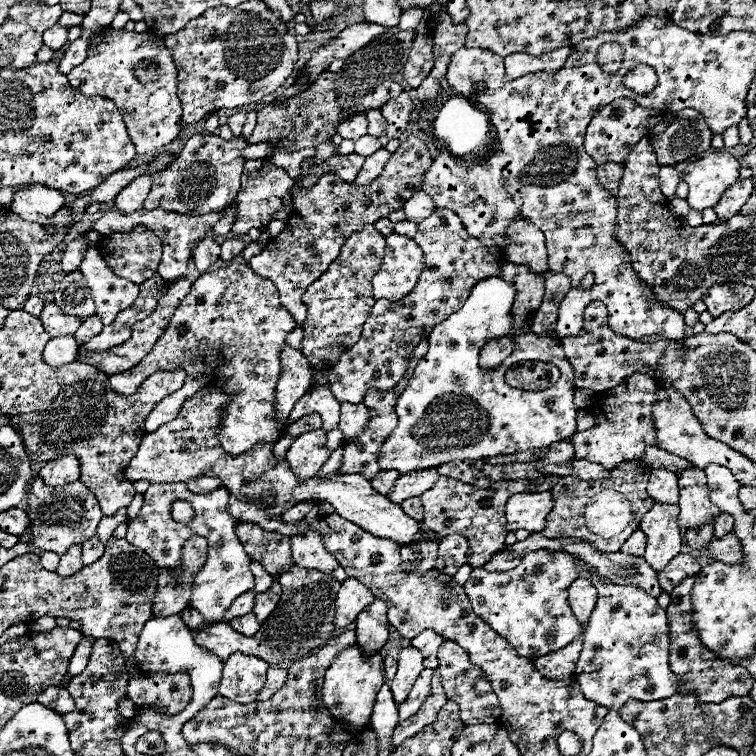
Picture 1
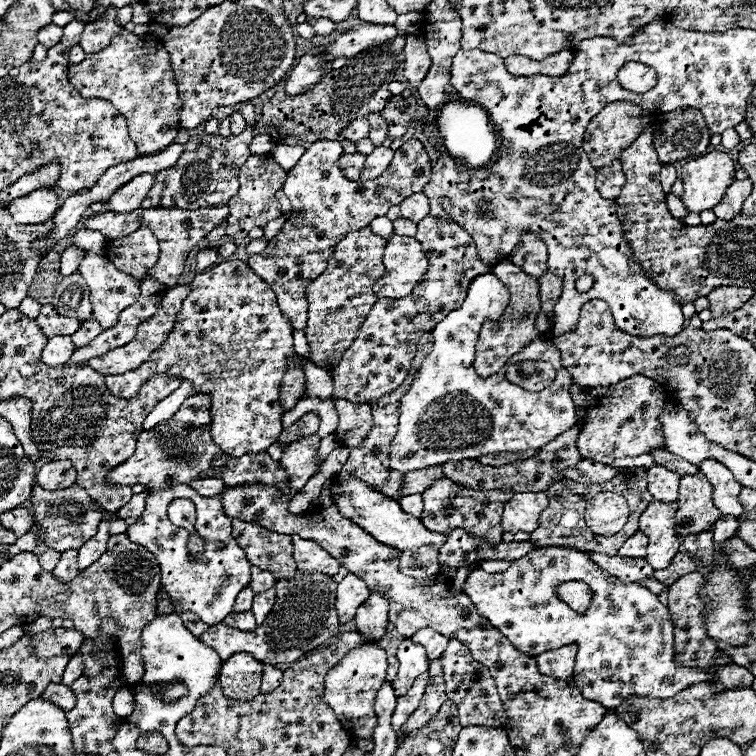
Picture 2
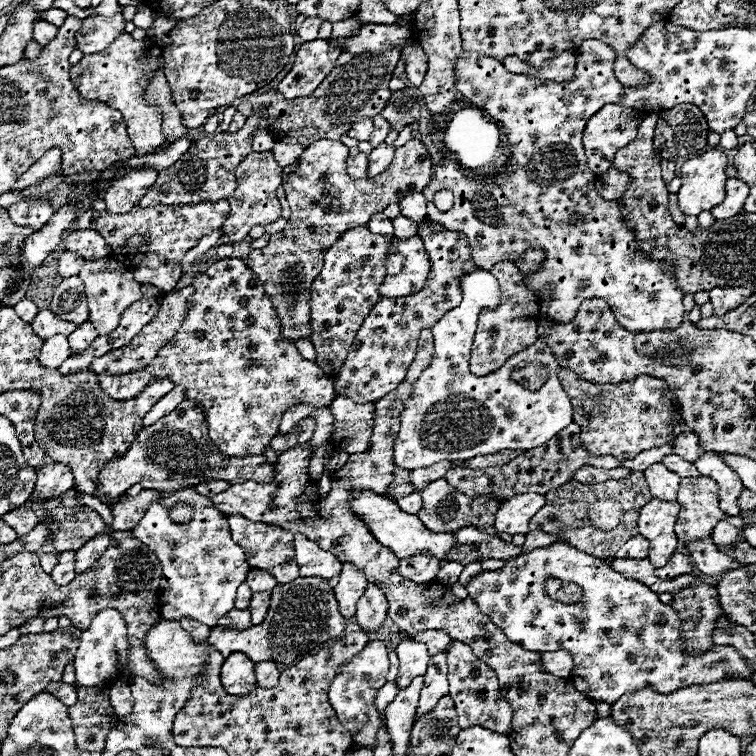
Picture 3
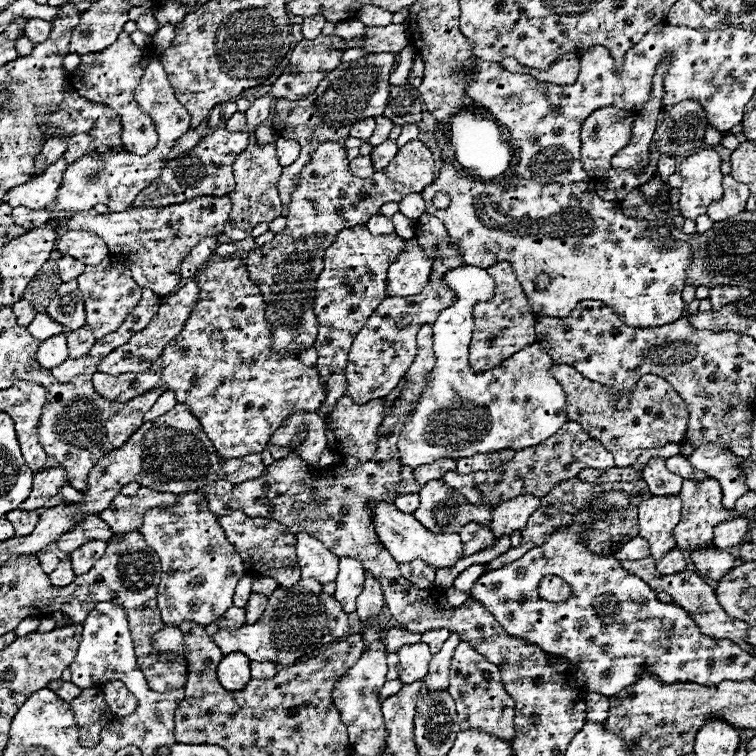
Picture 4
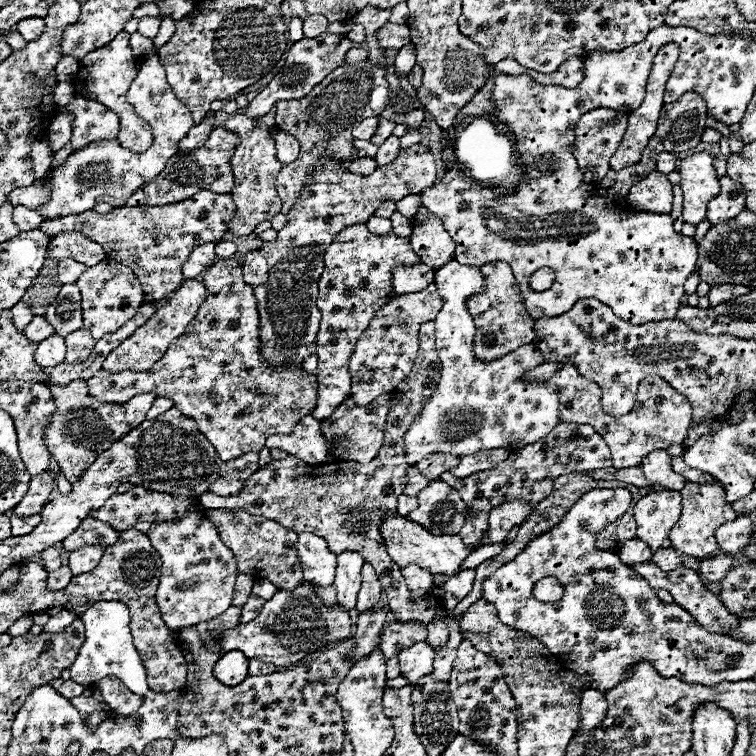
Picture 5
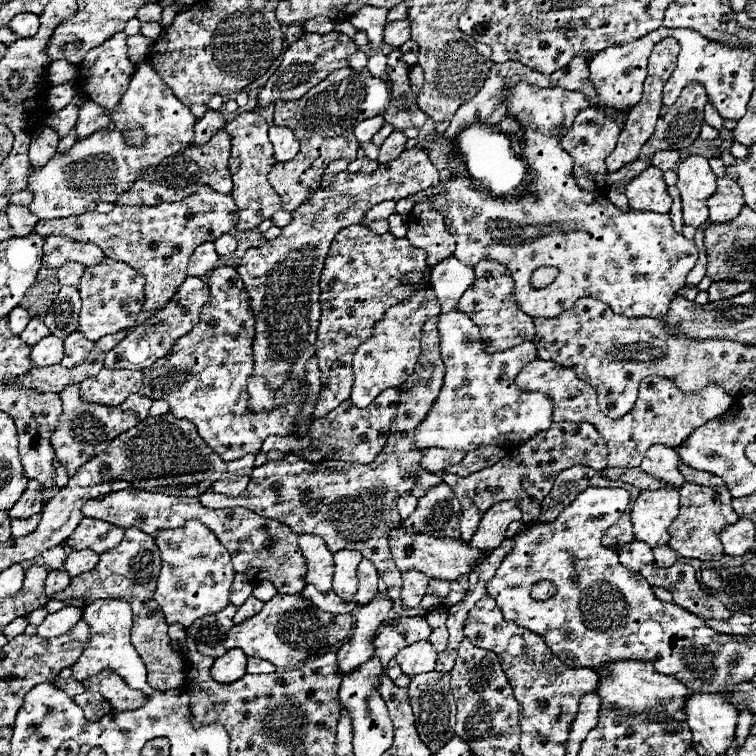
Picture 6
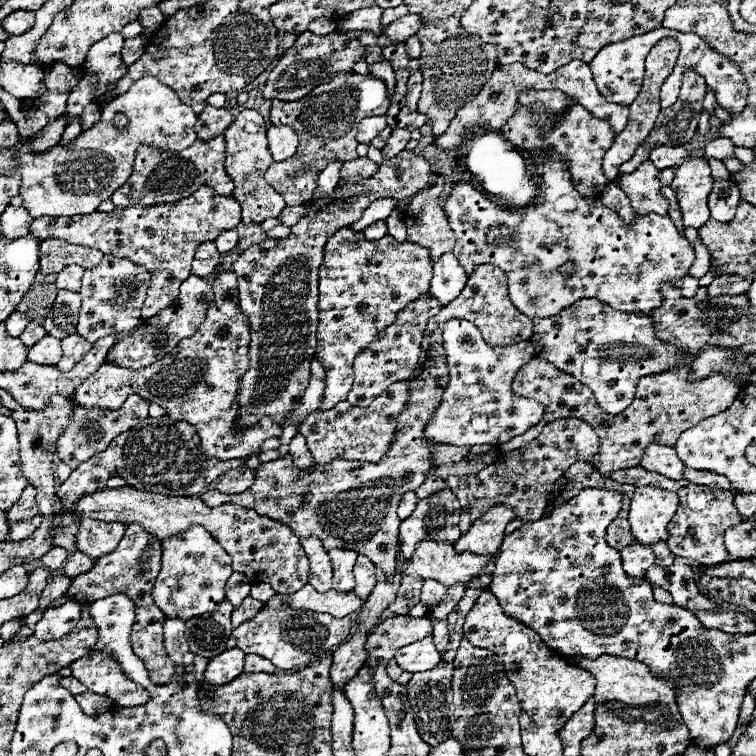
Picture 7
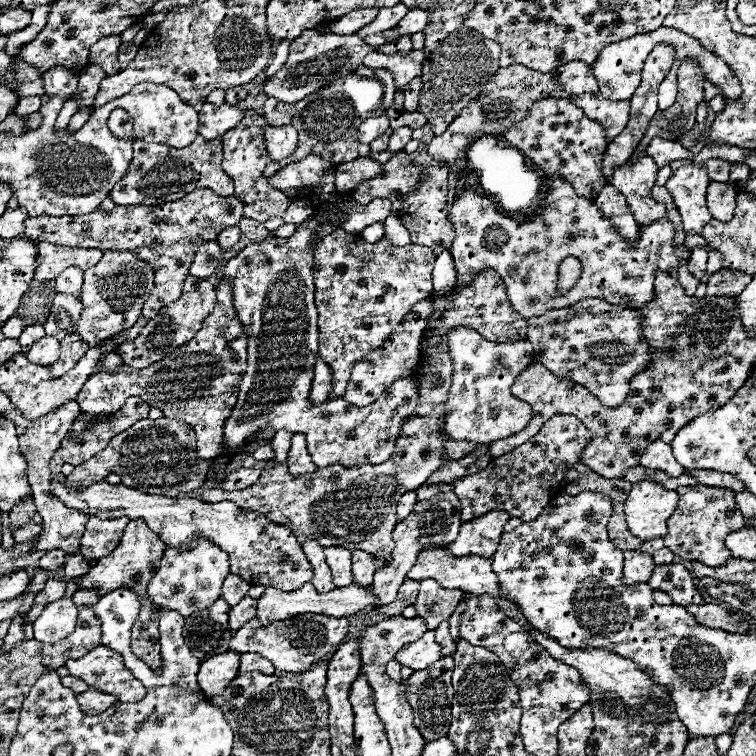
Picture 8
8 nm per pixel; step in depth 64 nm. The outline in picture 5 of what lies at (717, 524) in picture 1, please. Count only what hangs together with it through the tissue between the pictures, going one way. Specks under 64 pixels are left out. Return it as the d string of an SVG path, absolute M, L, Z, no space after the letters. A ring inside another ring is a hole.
M738 516L734 522L726 522L716 528L714 532L718 546L726 554L740 552L752 538L752 522L748 516Z

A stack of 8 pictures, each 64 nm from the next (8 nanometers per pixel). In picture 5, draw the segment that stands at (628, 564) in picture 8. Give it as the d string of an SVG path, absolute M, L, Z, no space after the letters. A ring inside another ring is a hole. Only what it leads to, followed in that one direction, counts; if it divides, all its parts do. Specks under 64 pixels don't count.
M632 538L622 546L618 556L624 564L640 564L640 562L646 562L646 560L652 558L652 550L648 548L646 542L642 542L638 538Z

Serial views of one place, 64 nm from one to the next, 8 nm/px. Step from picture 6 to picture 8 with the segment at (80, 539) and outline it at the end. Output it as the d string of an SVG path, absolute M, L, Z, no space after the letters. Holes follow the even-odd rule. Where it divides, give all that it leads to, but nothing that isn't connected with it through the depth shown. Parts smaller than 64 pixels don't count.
M90 516L80 540L80 554L88 560L98 560L110 554L118 546L118 540L122 538L122 532L128 522L130 518L100 520L96 516Z

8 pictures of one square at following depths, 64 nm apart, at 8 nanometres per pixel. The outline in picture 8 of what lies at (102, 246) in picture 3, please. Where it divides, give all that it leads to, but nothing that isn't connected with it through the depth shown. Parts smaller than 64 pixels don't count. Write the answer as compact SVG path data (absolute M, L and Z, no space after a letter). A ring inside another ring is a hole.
M40 242L38 244L38 268L34 272L34 278L40 282L54 280L68 266L78 266L86 270L98 264L100 258L102 258L100 250L66 248L66 246L56 246L50 242Z

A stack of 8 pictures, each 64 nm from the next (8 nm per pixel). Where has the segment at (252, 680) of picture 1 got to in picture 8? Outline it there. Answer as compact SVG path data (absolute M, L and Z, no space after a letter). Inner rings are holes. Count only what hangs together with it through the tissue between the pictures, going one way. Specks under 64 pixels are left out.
M228 650L218 656L210 656L208 660L202 662L198 670L198 684L208 696L222 694L226 684L238 676L240 668L240 654L234 650Z

